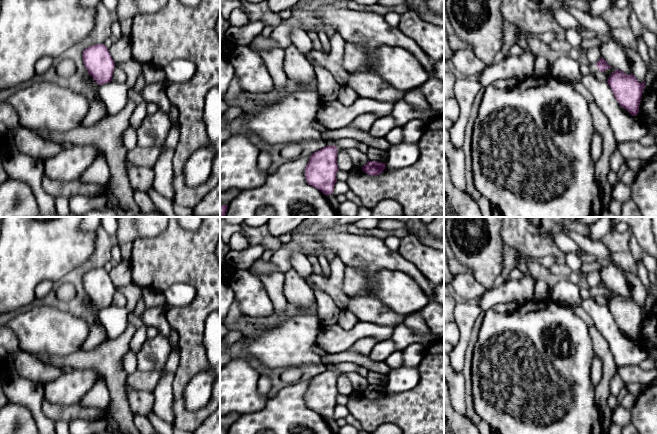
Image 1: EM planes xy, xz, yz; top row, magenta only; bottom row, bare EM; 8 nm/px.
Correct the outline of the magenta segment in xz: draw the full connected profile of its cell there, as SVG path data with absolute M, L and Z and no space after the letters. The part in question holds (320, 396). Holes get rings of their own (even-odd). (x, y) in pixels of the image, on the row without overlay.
M341 362L334 365L334 369L314 376L305 392L305 402L309 409L320 414L324 419L333 418L336 398L339 394L337 388L337 373L356 372L358 365L351 362Z

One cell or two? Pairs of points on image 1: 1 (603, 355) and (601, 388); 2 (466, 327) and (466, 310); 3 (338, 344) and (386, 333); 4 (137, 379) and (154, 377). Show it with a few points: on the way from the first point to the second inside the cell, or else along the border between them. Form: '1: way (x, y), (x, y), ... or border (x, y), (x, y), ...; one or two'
1: way (606, 363), (605, 380); one
2: way (466, 323), (466, 314); one
3: way (350, 337), (357, 332), (374, 332); one
4: way (141, 379), (150, 379); one

